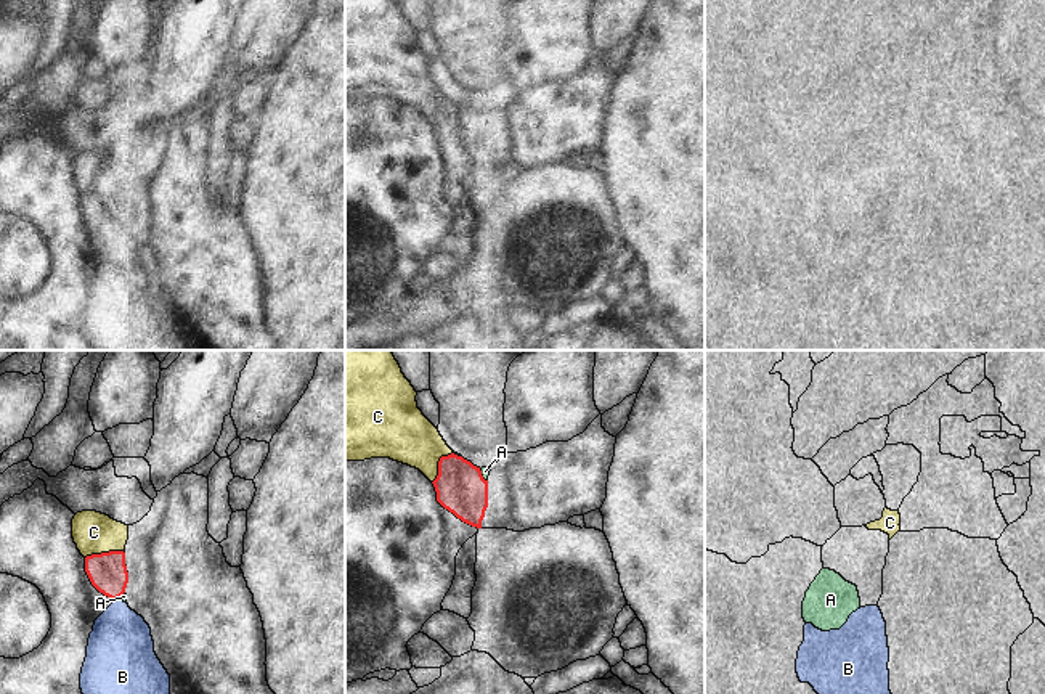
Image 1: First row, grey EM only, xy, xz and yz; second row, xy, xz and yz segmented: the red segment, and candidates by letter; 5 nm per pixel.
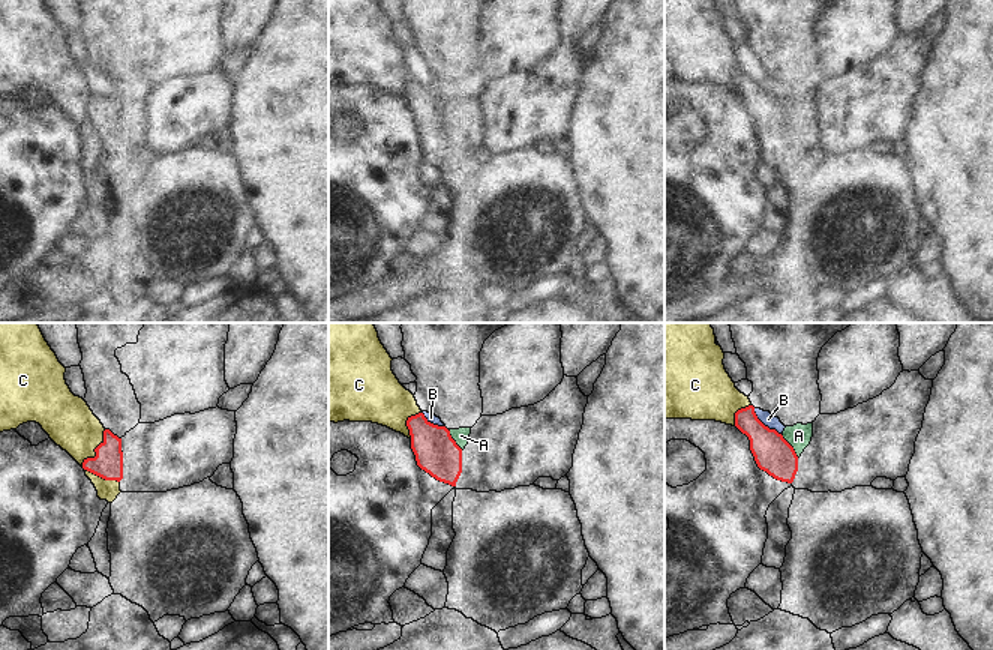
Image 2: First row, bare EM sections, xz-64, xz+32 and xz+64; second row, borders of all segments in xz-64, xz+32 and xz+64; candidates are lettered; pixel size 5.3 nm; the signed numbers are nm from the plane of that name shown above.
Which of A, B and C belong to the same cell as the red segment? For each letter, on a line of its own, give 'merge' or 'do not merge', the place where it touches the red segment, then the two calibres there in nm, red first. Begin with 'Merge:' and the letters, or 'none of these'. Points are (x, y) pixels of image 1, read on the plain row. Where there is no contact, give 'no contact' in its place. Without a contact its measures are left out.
Merge: A
A: merge; meets red in xz at (482, 116); 260 nm thick on the red side, 50 nm on the other
B: do not merge; meets red in xy at (116, 238); 190 nm thick on the red side, 320 nm on the other
C: do not merge; meets red in xy at (103, 193); 190 nm thick on the red side, 200 nm on the other

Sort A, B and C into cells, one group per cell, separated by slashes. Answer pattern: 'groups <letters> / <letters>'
groups A / B / C

